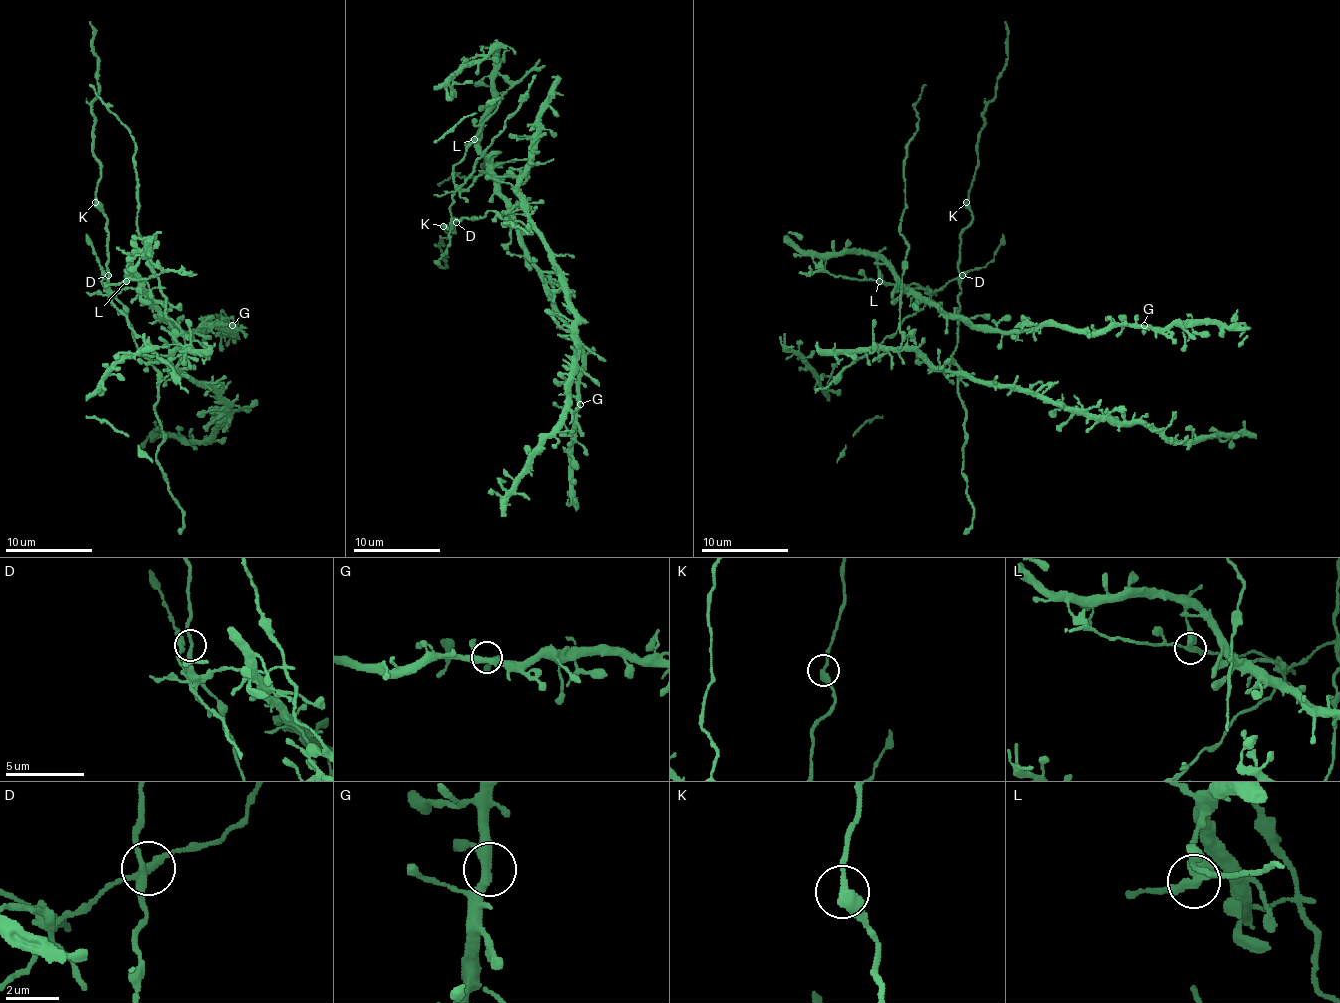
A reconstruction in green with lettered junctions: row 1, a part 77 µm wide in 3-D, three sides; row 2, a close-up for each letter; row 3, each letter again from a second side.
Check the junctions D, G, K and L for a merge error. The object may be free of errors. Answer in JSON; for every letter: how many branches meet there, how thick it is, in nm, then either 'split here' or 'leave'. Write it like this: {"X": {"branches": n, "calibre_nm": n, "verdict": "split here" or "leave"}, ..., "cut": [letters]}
{"D": {"branches": 4, "calibre_nm": 190, "verdict": "leave"}, "G": {"branches": 3, "calibre_nm": 320, "verdict": "leave"}, "K": {"branches": 2, "calibre_nm": 360, "verdict": "leave"}, "L": {"branches": 3, "calibre_nm": 340, "verdict": "split here"}, "cut": ["L"]}

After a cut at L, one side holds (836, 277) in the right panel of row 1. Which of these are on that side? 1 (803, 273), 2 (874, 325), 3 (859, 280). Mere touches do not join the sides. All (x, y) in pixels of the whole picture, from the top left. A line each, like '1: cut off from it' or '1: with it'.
1: with it
2: cut off from it
3: with it

